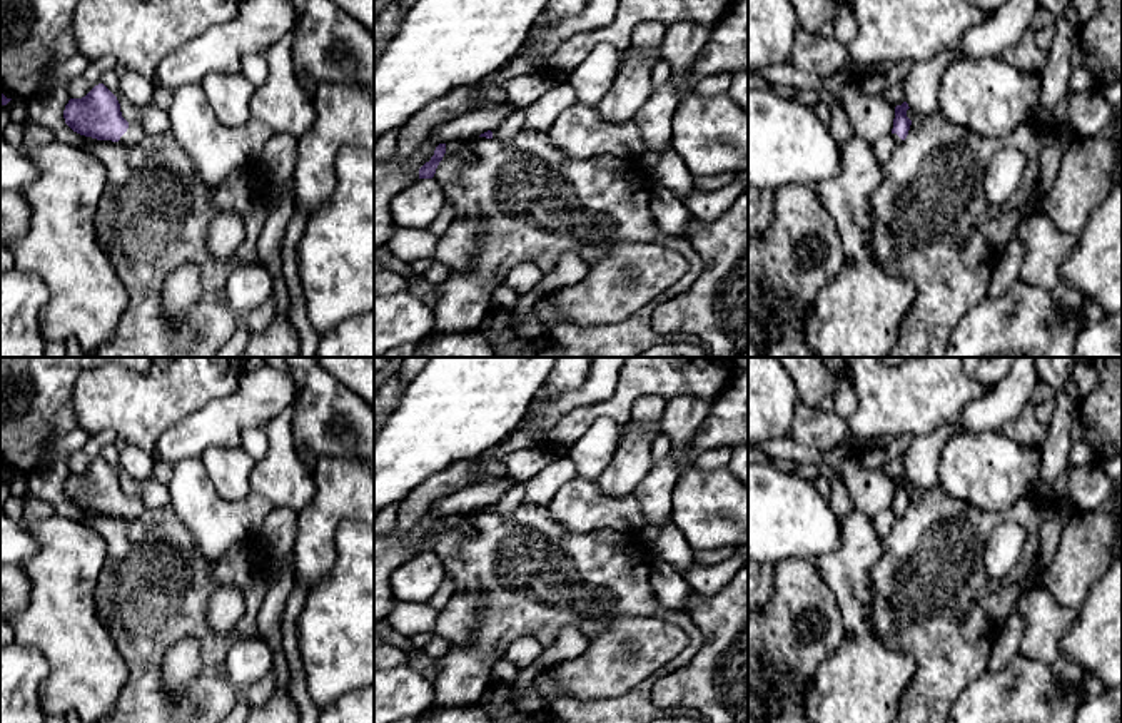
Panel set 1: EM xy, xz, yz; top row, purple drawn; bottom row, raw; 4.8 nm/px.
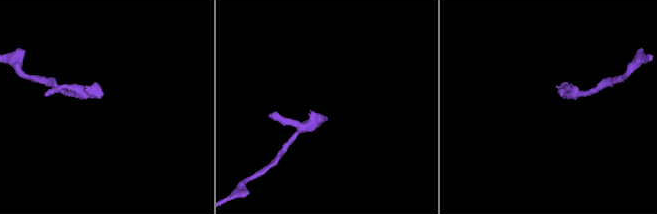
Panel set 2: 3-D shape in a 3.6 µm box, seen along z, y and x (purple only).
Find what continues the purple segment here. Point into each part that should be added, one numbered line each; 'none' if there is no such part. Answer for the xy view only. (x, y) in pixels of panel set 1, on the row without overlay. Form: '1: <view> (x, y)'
1: xy (136, 506)

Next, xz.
1: xz (513, 498)

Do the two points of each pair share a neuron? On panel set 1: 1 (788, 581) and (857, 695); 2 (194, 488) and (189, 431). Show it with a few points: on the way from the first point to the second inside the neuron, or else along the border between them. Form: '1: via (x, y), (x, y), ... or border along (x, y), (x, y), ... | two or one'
1: border along (842, 615), (844, 637), (812, 680) | two
2: border along (199, 456), (189, 456), (174, 465) | two

